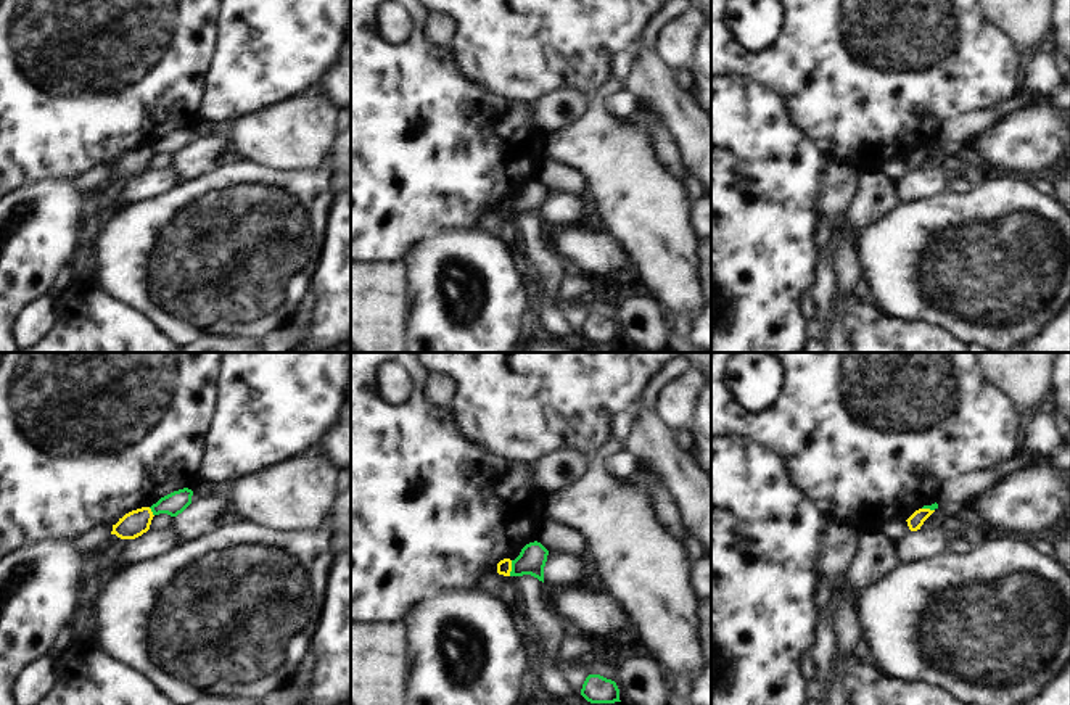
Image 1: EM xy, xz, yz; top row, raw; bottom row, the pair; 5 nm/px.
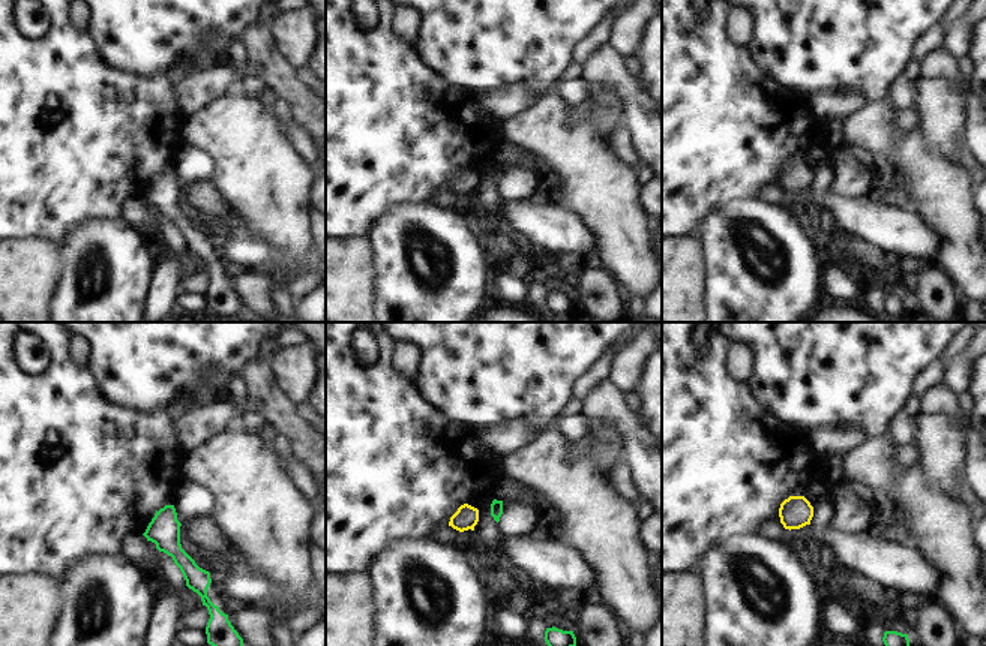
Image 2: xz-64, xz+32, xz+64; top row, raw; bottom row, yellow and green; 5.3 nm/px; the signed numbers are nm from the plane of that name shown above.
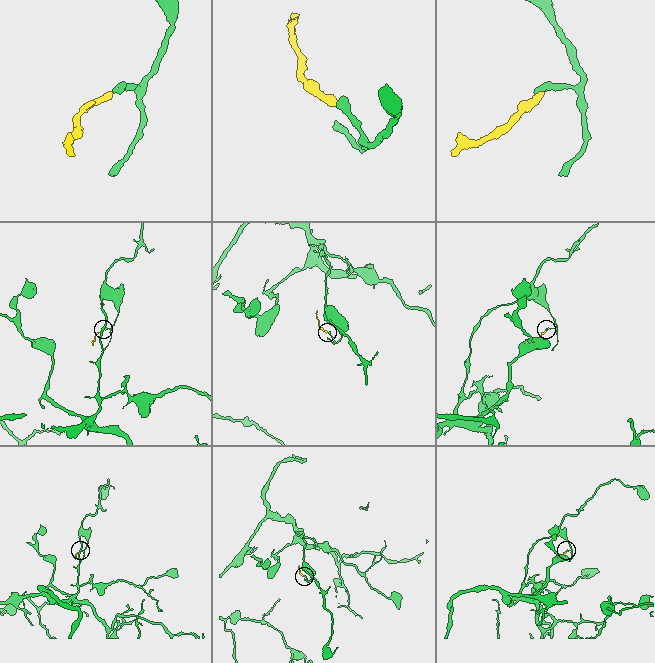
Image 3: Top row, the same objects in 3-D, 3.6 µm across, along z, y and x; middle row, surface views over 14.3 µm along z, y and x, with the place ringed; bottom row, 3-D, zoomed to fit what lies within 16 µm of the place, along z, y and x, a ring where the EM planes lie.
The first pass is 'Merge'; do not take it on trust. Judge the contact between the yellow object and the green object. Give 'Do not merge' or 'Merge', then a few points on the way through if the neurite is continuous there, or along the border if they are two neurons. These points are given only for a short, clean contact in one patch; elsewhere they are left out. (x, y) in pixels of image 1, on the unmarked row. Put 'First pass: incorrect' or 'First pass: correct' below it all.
Do not merge. Boundary: xz (512, 200), (509, 214).
First pass: incorrect

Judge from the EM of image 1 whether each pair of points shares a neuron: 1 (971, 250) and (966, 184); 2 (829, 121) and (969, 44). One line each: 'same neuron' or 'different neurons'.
1: different neurons
2: same neuron

